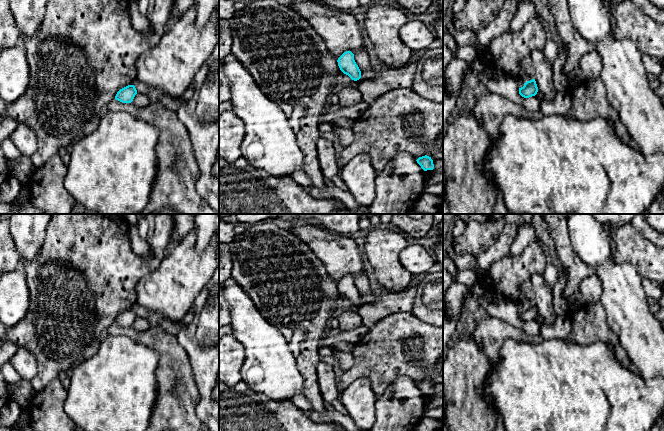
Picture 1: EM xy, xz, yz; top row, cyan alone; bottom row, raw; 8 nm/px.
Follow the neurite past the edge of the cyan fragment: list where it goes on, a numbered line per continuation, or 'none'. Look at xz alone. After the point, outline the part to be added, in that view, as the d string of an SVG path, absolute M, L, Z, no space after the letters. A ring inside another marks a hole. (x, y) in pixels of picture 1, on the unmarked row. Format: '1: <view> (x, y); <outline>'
none

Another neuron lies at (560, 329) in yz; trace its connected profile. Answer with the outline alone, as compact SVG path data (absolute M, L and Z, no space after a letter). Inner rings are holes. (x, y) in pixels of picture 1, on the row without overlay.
M568 314L557 316L552 325L541 325L540 334L544 339L558 338L568 340L571 330L571 319Z

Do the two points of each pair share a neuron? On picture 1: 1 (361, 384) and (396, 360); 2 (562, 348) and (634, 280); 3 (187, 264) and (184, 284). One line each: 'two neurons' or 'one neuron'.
1: two neurons
2: two neurons
3: one neuron

